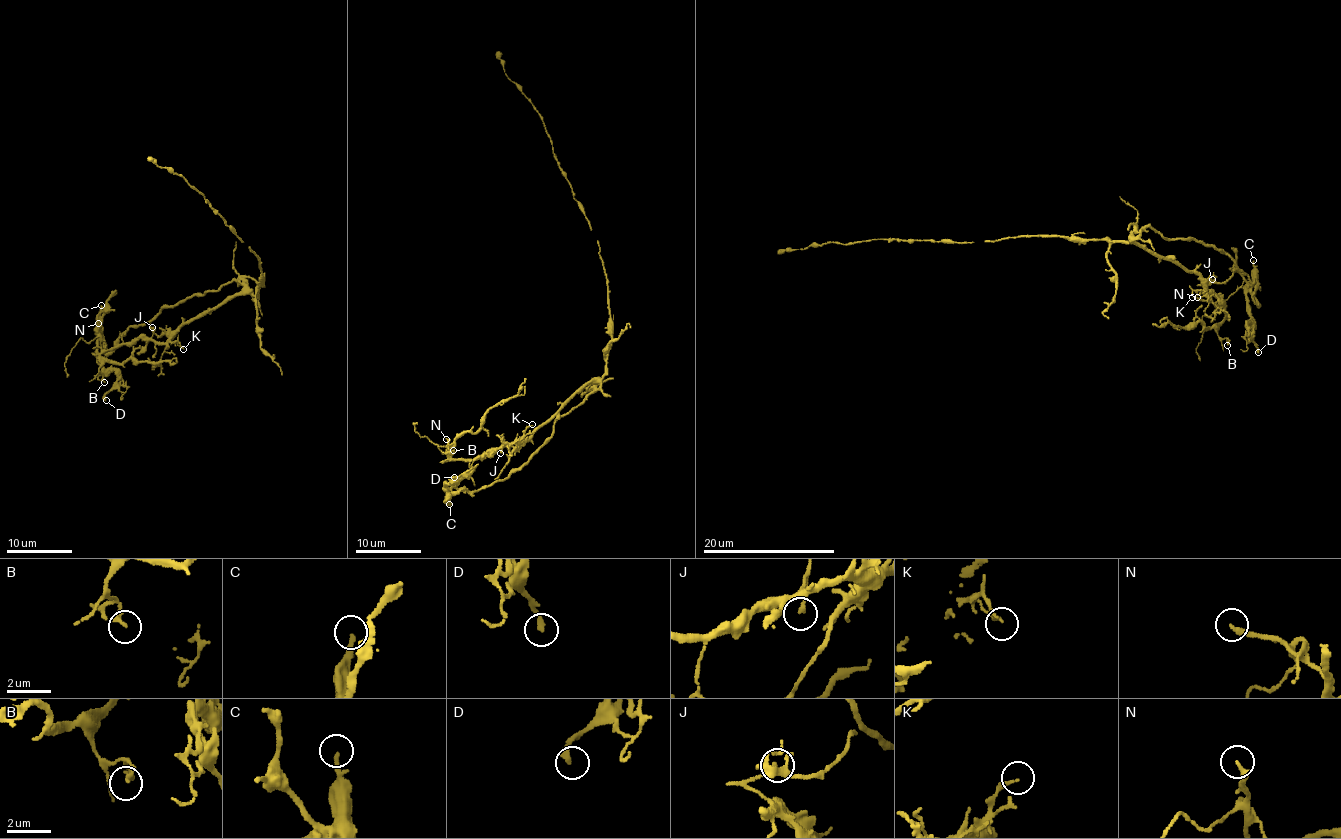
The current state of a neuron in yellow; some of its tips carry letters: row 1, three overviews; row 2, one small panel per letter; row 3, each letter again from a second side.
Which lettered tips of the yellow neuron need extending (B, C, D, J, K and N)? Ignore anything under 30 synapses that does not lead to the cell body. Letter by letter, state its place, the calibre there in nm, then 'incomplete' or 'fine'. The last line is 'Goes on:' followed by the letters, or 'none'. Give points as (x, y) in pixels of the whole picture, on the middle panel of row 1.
B: place (453, 450); calibre 190 nm; fine
C: place (449, 504); calibre 200 nm; fine
D: place (454, 477); calibre 240 nm; fine
J: place (500, 453); calibre 90 nm; fine
K: place (532, 424); calibre 100 nm; fine
N: place (446, 439); calibre 240 nm; fine
Goes on: none

